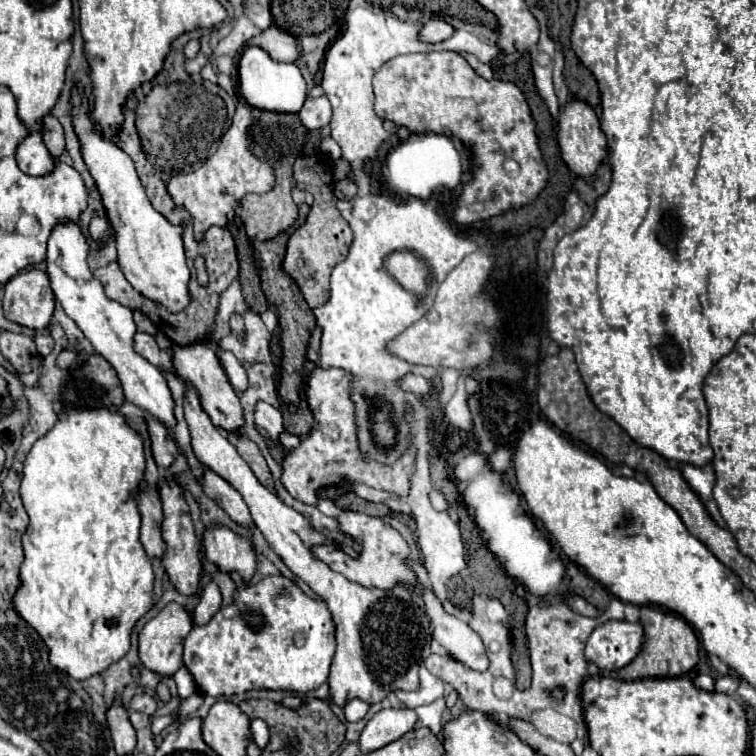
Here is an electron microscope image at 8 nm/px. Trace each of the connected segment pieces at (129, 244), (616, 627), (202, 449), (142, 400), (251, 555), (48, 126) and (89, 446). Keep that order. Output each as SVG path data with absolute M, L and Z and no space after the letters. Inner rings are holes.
M81 86L71 90L71 118L73 130L81 144L81 156L95 180L109 224L115 232L119 268L123 270L129 284L143 296L163 304L169 312L183 310L189 304L189 268L185 264L183 226L171 224L161 212L153 208L129 154L113 144L113 140L107 140L97 124L89 118L89 104Z
M609 620L599 624L584 648L588 662L597 664L605 673L621 670L639 652L643 644L643 626L627 620Z
M191 386L185 394L185 420L189 424L191 448L197 460L209 466L221 478L225 478L243 496L255 526L263 532L273 550L281 556L281 560L289 566L289 570L295 576L307 582L309 588L327 602L335 622L337 638L337 652L327 680L333 704L343 708L353 698L361 698L367 704L377 704L383 702L389 696L389 692L417 690L419 662L421 658L425 660L431 654L431 626L417 598L403 586L395 586L391 592L365 588L361 584L347 580L343 574L333 572L327 564L313 558L309 548L321 542L329 542L329 538L319 534L307 518L303 518L291 506L287 506L277 494L267 490L255 478L247 462L239 456L231 442L223 434L219 434L211 418L203 412L197 392Z
M69 218L61 220L49 238L47 244L47 274L51 280L51 288L55 292L55 298L63 306L69 318L75 320L75 324L81 328L81 332L89 338L95 352L101 354L115 370L123 384L125 398L133 402L139 408L145 408L153 418L161 420L165 426L173 428L173 398L167 388L167 382L163 378L163 372L149 364L145 358L141 358L133 348L133 336L135 336L135 322L133 312L107 298L103 284L95 280L95 276L89 270L87 256L89 256L89 240L83 234L79 222L73 222Z
M207 526L203 532L203 546L205 560L213 562L221 572L239 572L243 580L249 580L257 570L257 550L253 542L227 526Z
M45 116L43 120L43 138L45 138L45 144L49 148L49 152L59 158L63 152L65 152L65 134L63 134L63 128L59 124L57 118L53 116Z
M67 410L67 418L59 420L49 434L39 438L31 452L27 454L25 468L23 468L23 480L21 480L21 498L25 504L25 510L29 514L29 526L23 534L23 550L25 550L25 560L19 570L19 588L13 596L13 606L17 614L37 630L41 640L45 642L49 650L49 662L67 672L75 680L89 680L95 674L101 674L107 670L111 664L119 662L127 652L129 652L129 638L135 622L149 612L153 606L153 570L151 570L151 560L145 554L141 542L139 542L139 510L135 506L135 500L131 498L131 490L135 490L143 478L145 470L145 456L143 456L143 440L137 432L133 432L127 424L125 418L109 412L109 410Z

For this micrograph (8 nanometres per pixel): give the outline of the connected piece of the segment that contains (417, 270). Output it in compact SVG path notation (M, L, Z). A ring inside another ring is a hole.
M411 250L389 254L385 268L411 294L423 294L429 288L429 268Z

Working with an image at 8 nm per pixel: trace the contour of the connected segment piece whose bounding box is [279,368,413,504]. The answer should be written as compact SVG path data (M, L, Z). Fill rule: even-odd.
M315 368L307 380L305 396L307 396L309 410L315 418L309 434L295 436L285 431L279 438L285 450L281 484L287 488L287 492L293 498L305 504L317 504L315 490L321 486L337 484L343 478L349 484L361 482L373 488L393 492L397 496L407 494L409 476L413 474L413 450L409 450L403 458L399 458L391 466L381 466L379 462L365 460L365 456L361 456L357 446L357 436L355 436L355 422L353 422L355 410L349 398L349 374L345 370Z

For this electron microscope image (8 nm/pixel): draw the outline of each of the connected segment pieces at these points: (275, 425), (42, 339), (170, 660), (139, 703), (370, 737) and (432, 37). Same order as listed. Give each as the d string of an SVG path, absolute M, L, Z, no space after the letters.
M257 402L257 406L255 406L255 428L261 436L277 440L279 434L283 432L281 412L267 402Z
M37 334L37 336L35 336L35 344L37 344L37 352L39 352L41 356L51 354L51 350L53 350L53 338L51 338L51 336Z
M177 602L167 604L139 632L139 660L141 660L141 664L161 676L173 676L183 664L183 640L191 632L191 628L193 628L191 614Z
M143 692L143 694L135 694L133 700L131 700L131 710L145 712L147 716L151 716L151 714L157 710L157 700L155 700L153 696L149 696L147 692Z
M411 708L379 710L363 728L359 746L365 752L377 750L393 740L399 740L403 734L411 732L415 728L415 724L417 724L417 716Z
M431 18L421 26L419 40L427 42L427 44L435 44L435 42L447 40L453 32L455 32L455 28L449 22L445 22L443 18Z

